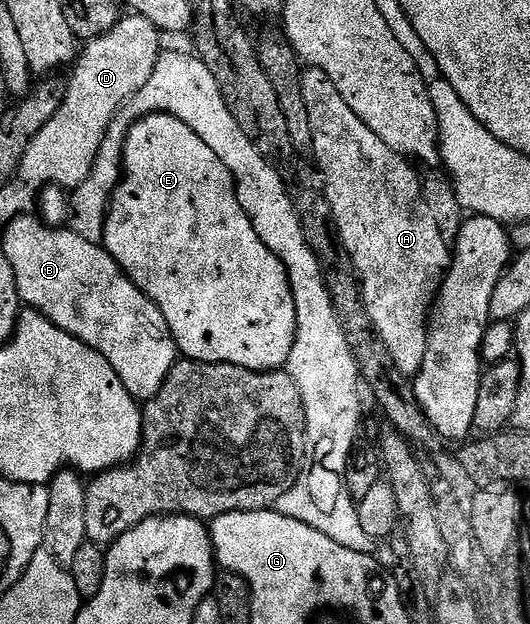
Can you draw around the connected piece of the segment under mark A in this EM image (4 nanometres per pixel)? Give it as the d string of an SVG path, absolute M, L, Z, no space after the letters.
M306 68L302 72L300 92L304 92L304 108L308 108L308 120L312 123L312 140L314 141L312 158L316 163L317 173L324 183L326 199L334 217L334 228L338 232L338 240L342 244L342 249L346 251L349 265L352 267L360 283L362 291L361 303L370 318L371 324L374 326L375 332L378 333L378 338L388 348L388 352L392 356L396 368L407 376L416 375L420 372L420 368L424 364L424 352L428 348L430 311L434 305L435 298L438 297L438 290L442 286L442 281L446 279L446 271L450 268L450 259L452 257L451 247L440 236L435 220L428 212L428 204L424 204L424 200L422 199L424 182L421 177L418 179L417 172L413 170L415 167L407 159L403 158L402 155L392 152L392 148L388 148L388 144L384 144L384 140L380 140L380 136L376 136L376 132L372 132L372 128L368 128L368 124L364 124L364 120L360 120L360 116L356 116L356 112L352 112L352 108L348 108L348 103L344 101L344 96L340 96L340 92L336 92L336 84L332 84L332 80L328 80L328 76L324 76L324 72L313 68Z

